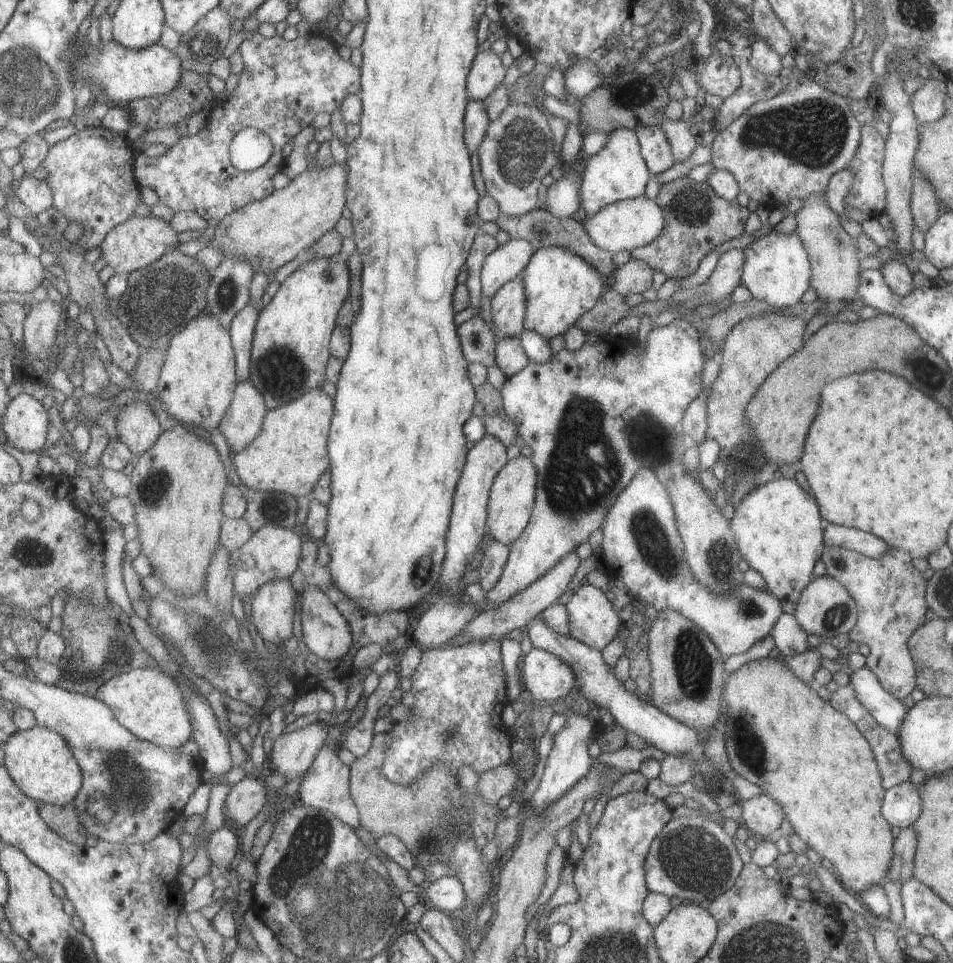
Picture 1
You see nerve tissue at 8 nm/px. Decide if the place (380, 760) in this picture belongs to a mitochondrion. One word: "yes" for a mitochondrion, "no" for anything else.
no

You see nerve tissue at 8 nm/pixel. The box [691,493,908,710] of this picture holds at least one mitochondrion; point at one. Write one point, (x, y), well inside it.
(717, 553)

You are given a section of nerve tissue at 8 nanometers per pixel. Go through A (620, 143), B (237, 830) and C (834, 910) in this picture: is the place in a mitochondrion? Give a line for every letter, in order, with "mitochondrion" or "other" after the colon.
A: other
B: other
C: other

